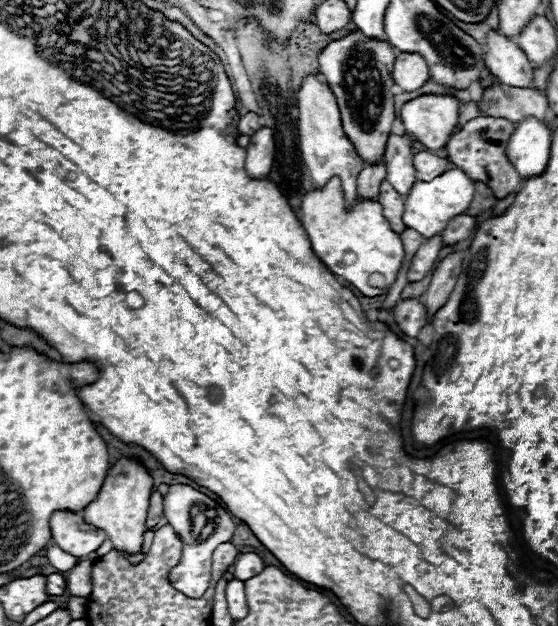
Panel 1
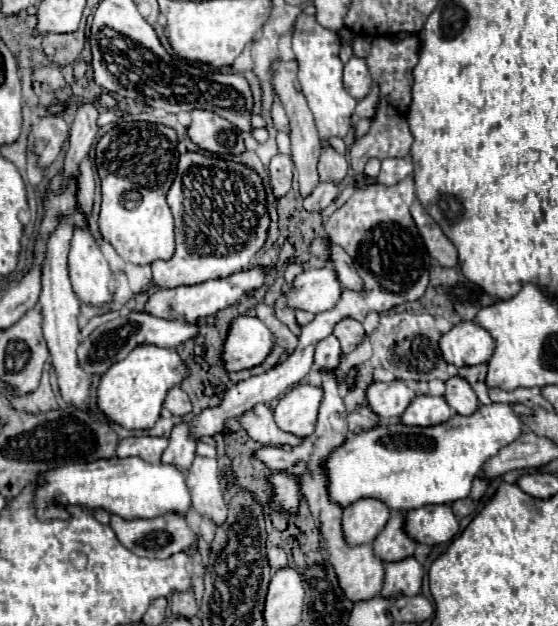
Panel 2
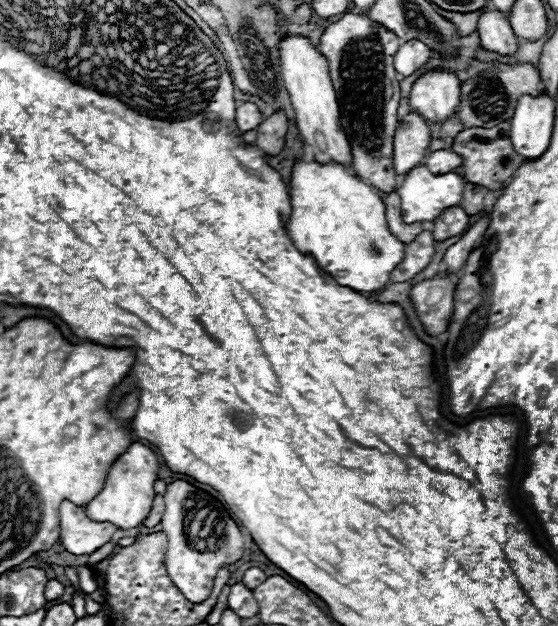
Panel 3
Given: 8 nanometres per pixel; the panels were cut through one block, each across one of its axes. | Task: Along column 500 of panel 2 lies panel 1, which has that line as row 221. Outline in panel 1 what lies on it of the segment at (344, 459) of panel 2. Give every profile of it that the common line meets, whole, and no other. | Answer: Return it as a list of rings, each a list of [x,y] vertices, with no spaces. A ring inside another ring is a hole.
[[[454,168],[454,170],[440,174],[438,178],[430,180],[430,182],[416,180],[404,200],[402,218],[408,228],[416,230],[424,238],[432,238],[448,226],[448,220],[452,220],[458,214],[464,214],[468,210],[472,198],[474,198],[474,180],[470,176],[466,176],[460,168]]]

